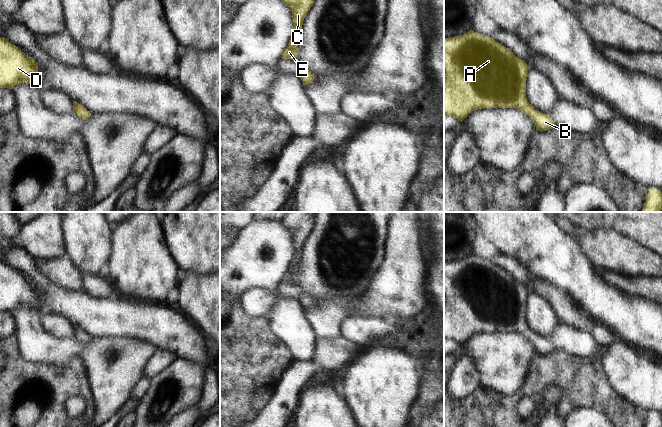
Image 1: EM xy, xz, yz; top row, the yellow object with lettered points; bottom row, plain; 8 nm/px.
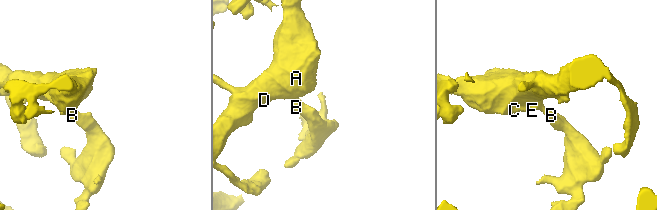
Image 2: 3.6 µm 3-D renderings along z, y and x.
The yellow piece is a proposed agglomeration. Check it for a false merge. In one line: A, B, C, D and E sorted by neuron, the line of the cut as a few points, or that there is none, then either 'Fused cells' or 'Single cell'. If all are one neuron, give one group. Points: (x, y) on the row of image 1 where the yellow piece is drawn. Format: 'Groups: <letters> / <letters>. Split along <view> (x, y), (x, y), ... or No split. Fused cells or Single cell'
Groups: A B C D E. No split. Single cell

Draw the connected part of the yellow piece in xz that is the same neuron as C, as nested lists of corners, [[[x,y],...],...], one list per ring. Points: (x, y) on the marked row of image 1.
[[[282,0],[288,7],[292,9],[292,19],[294,30],[289,40],[288,47],[283,52],[284,59],[294,59],[298,55],[298,41],[302,33],[302,25],[308,11],[314,4],[314,0]]]

